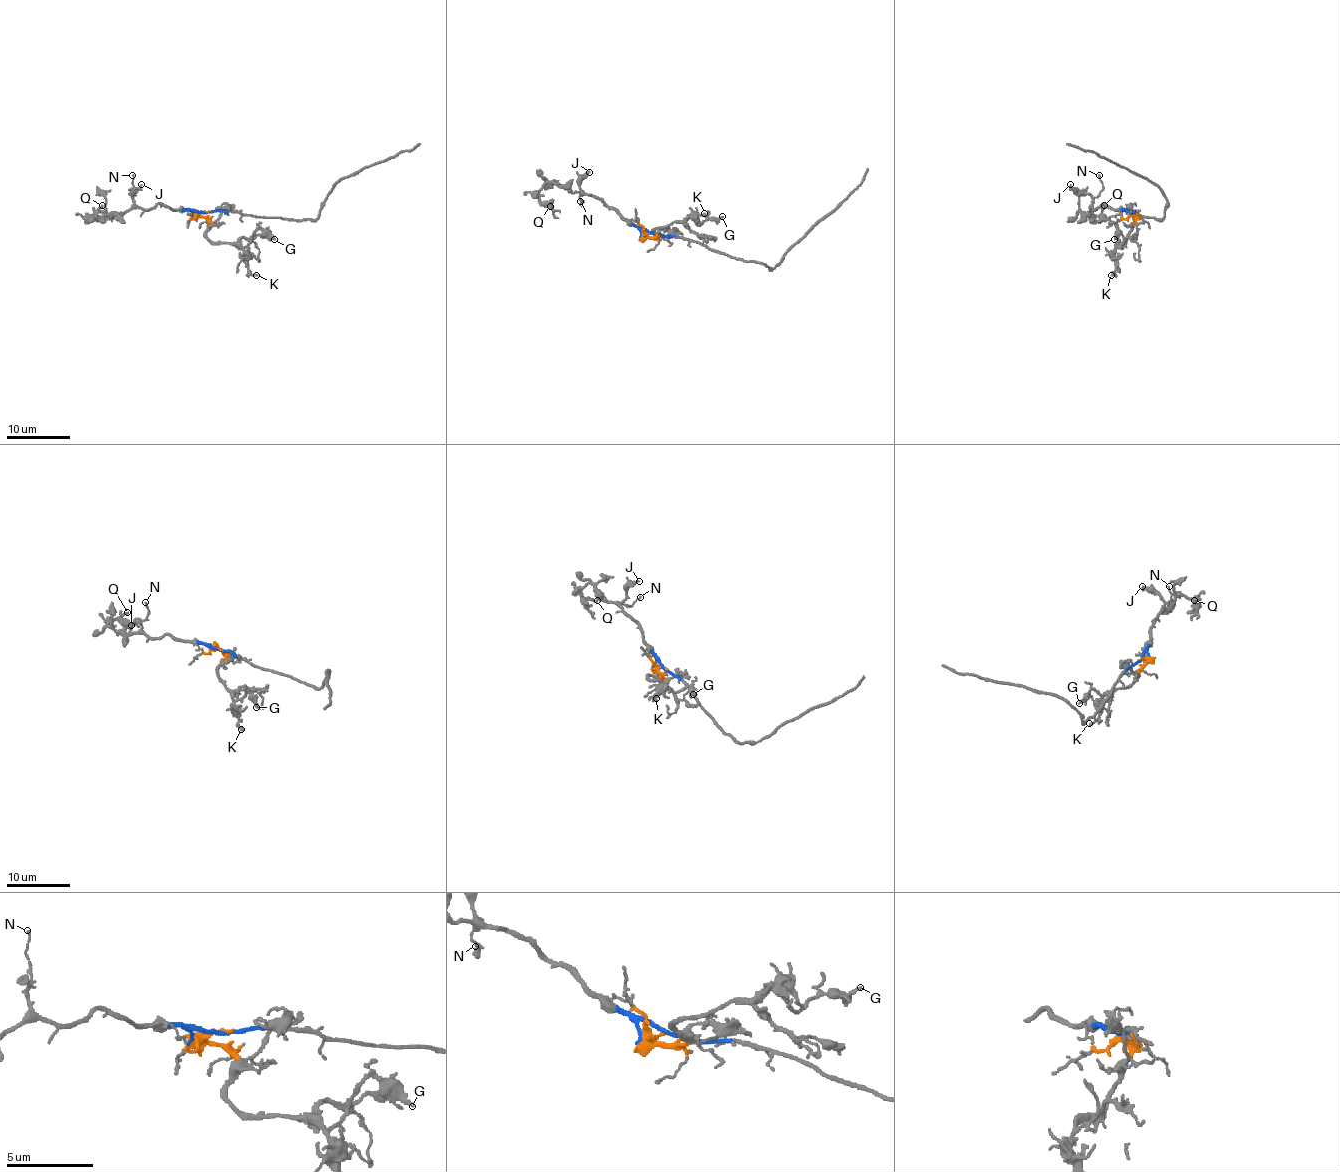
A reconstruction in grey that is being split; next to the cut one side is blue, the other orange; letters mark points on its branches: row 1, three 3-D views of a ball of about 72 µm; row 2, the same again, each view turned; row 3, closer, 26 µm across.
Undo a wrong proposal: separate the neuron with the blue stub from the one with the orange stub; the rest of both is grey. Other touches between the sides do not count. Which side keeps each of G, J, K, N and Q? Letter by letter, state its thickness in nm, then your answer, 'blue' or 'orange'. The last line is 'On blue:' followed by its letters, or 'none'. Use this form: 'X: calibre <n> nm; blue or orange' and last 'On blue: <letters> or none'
G: calibre 130 nm; orange
J: calibre 240 nm; blue
K: calibre 150 nm; orange
N: calibre 100 nm; blue
Q: calibre 180 nm; blue
On blue: J, N, Q

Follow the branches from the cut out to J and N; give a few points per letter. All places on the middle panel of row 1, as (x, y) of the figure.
J: (652, 233), (630, 225), (599, 199), (582, 194), (580, 180), (590, 172)
N: (652, 233), (630, 225), (599, 199), (582, 194), (578, 197), (580, 201)

